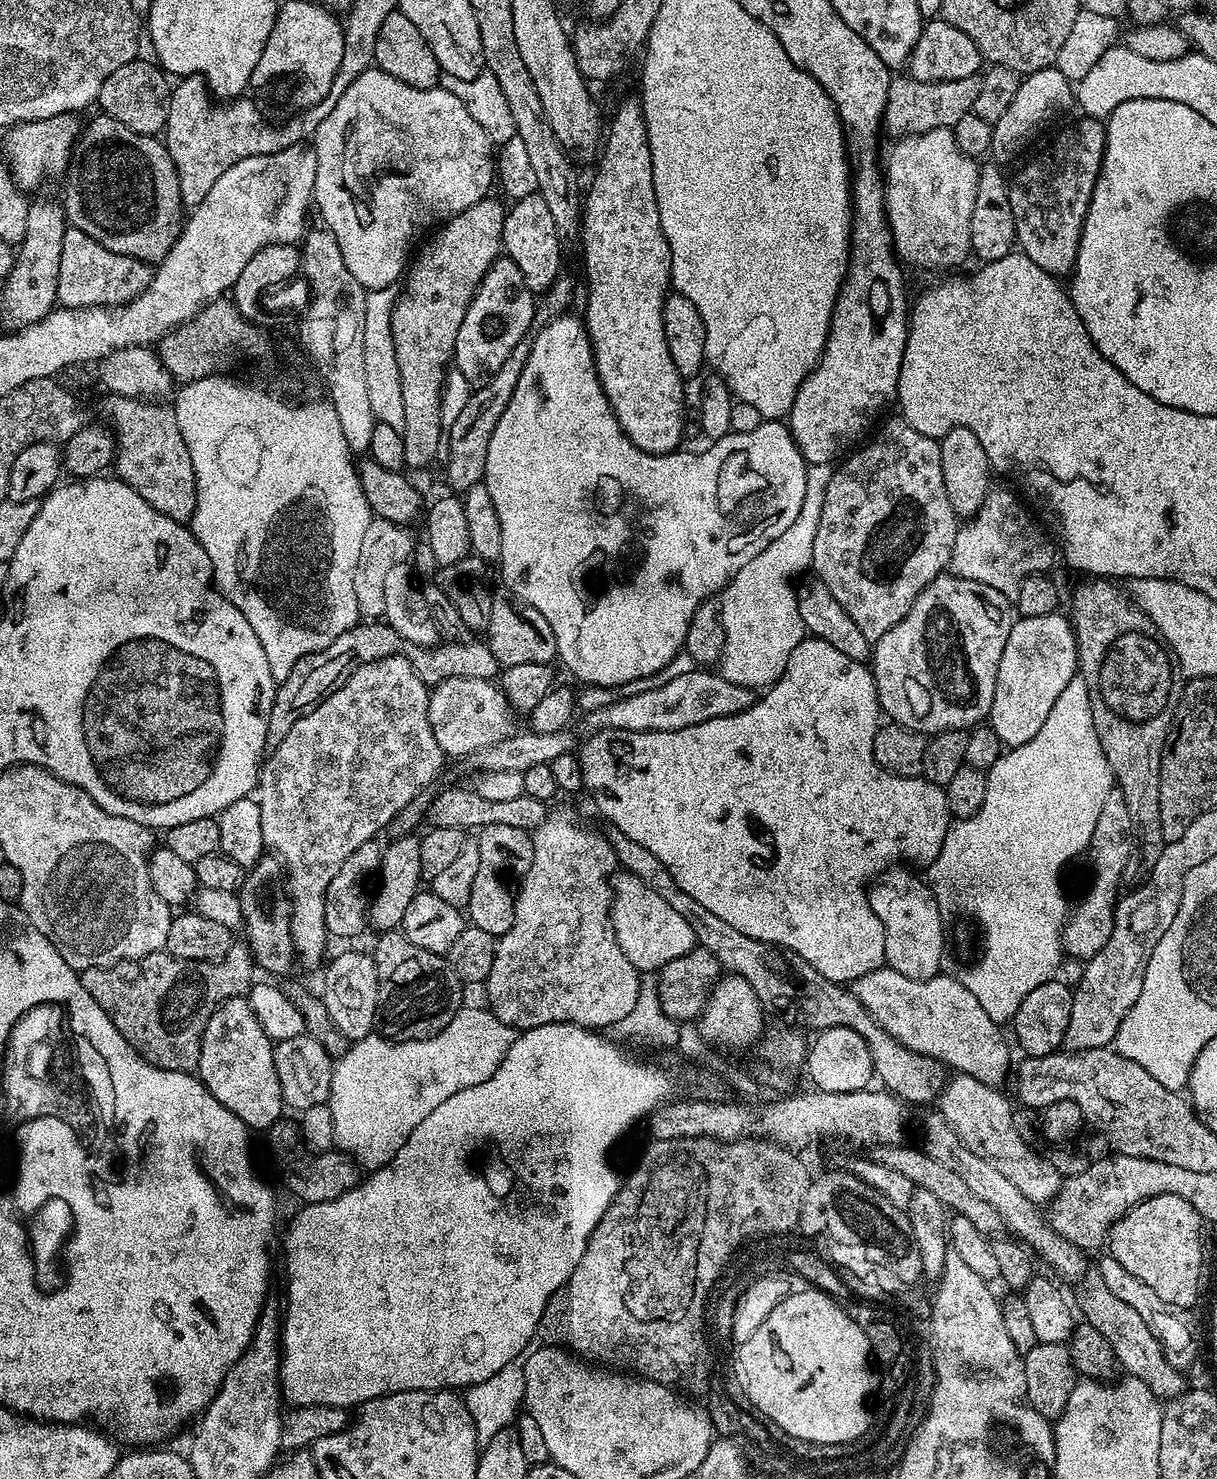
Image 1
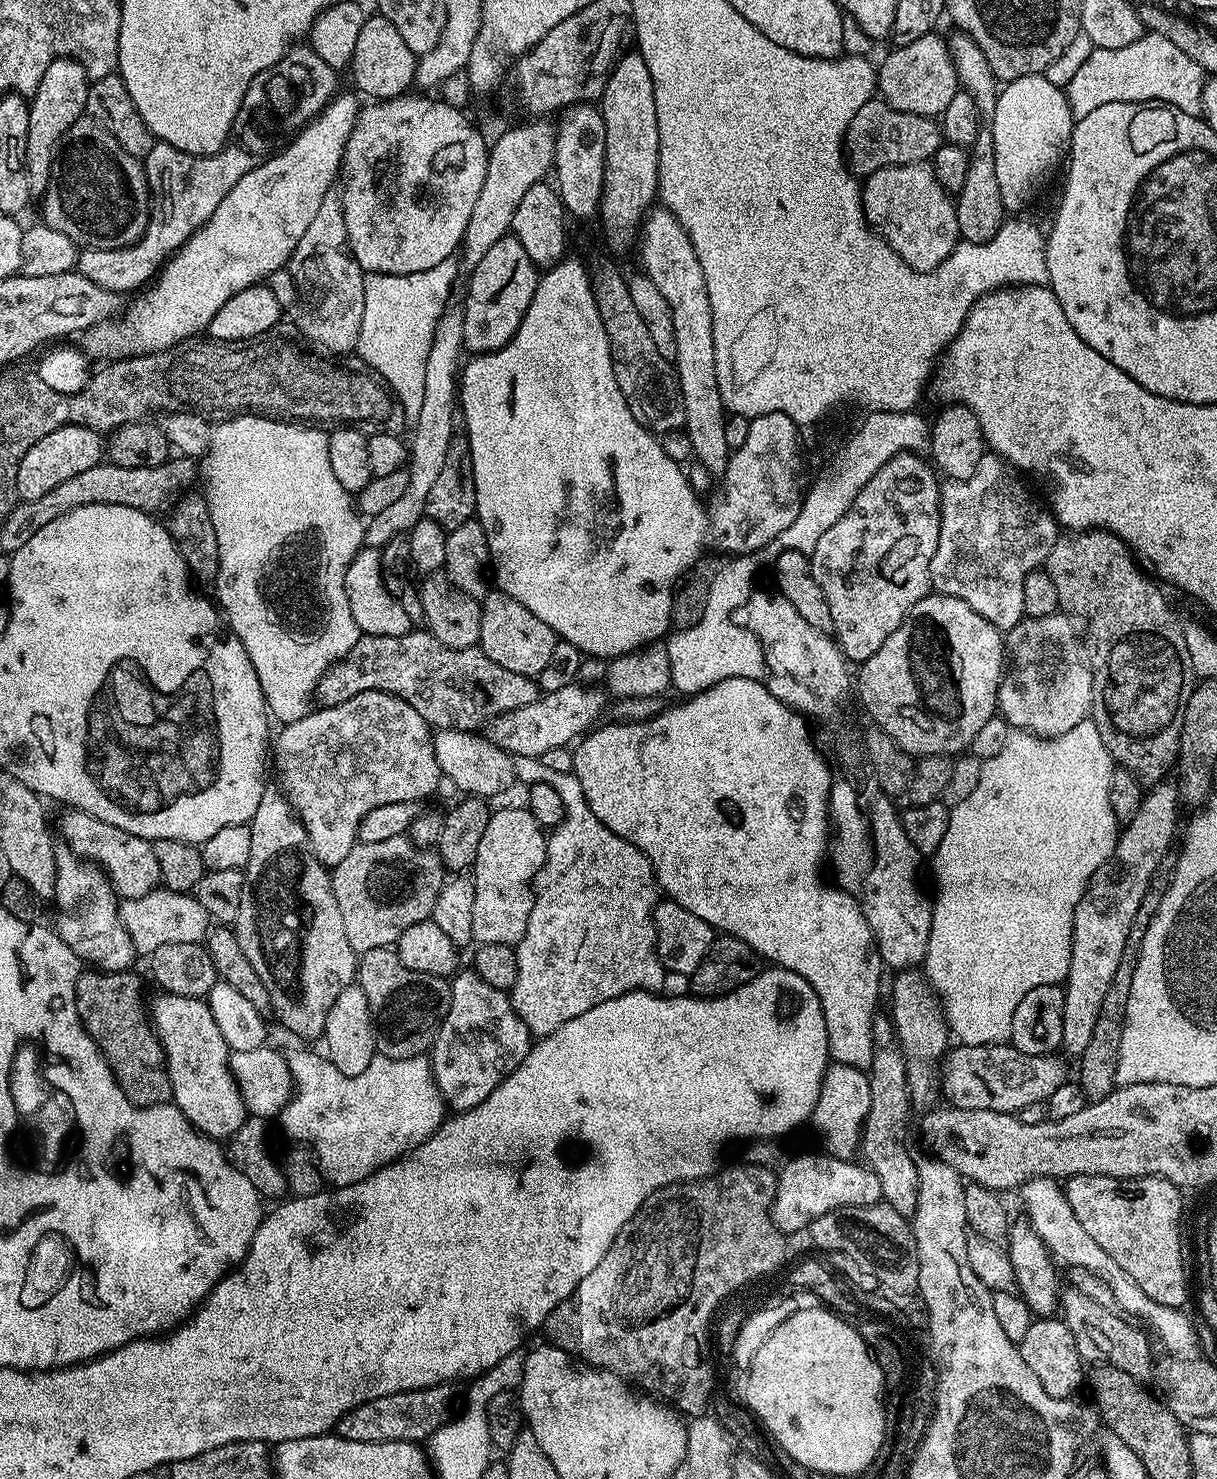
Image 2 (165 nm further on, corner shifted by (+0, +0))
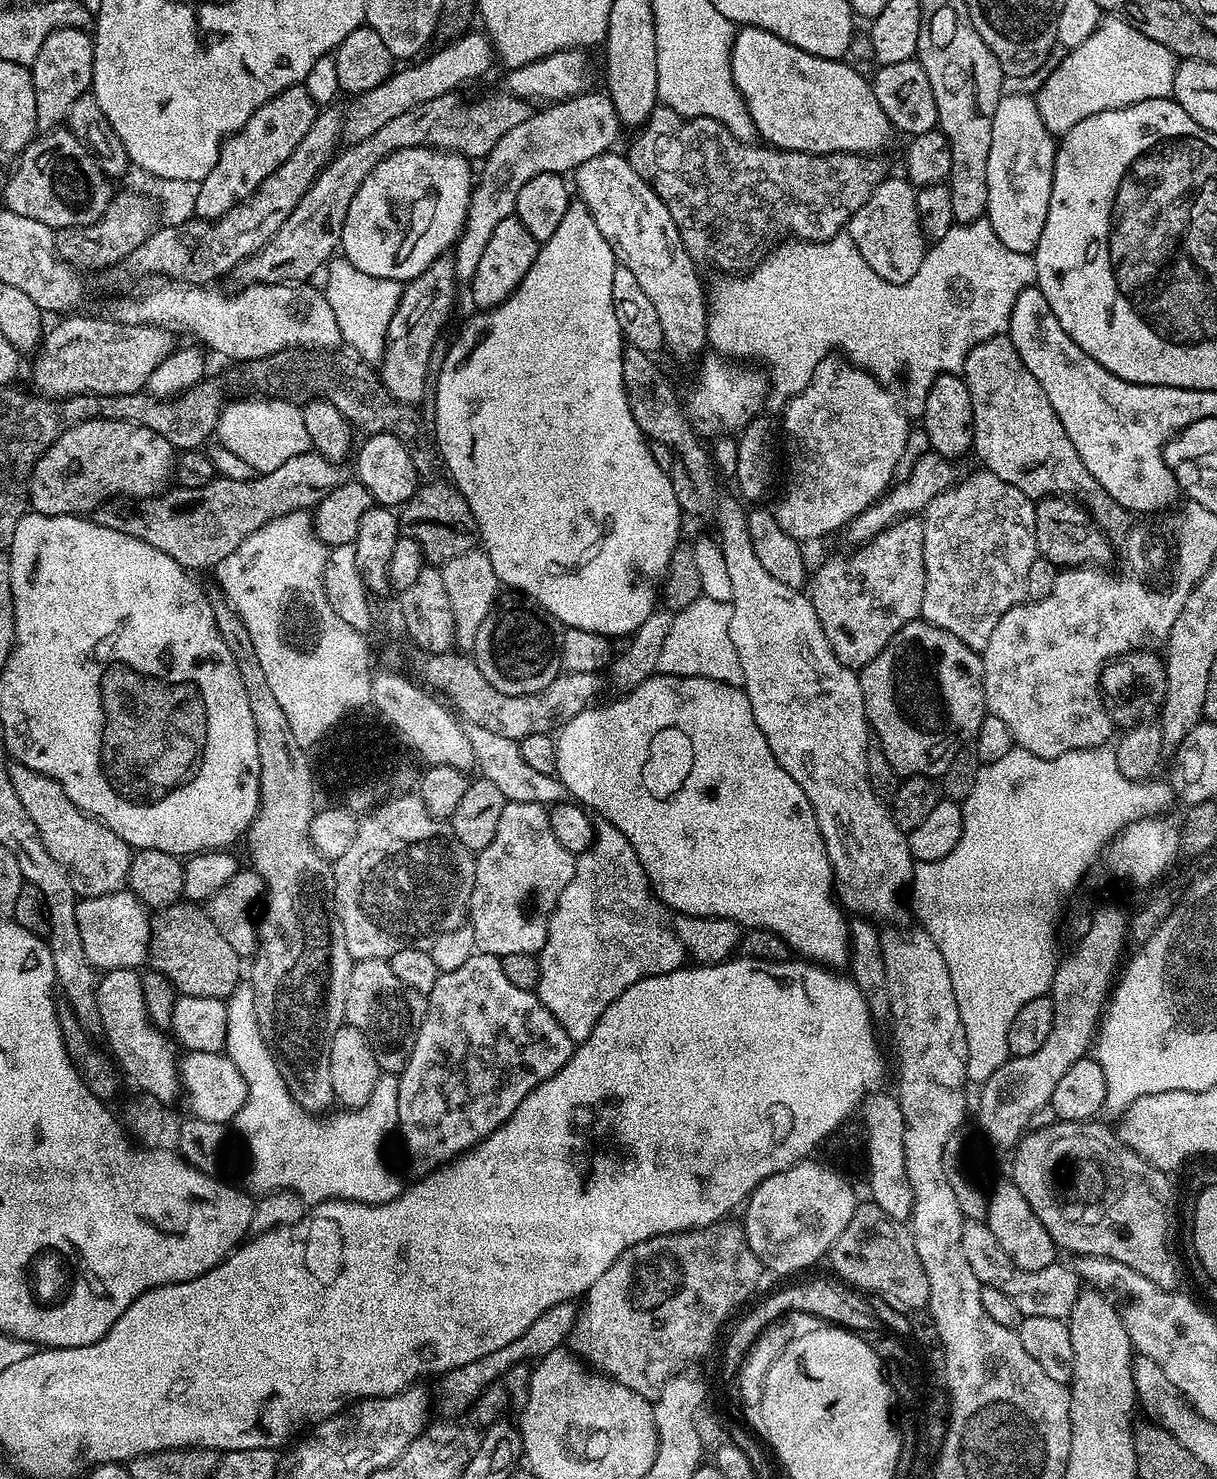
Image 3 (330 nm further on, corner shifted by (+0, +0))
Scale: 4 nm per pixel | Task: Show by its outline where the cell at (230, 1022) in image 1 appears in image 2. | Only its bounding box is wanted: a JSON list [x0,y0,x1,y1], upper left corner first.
[150,994,250,1142]

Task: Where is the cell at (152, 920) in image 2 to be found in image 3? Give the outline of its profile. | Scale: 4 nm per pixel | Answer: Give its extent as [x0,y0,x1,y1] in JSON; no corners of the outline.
[76,889,153,972]

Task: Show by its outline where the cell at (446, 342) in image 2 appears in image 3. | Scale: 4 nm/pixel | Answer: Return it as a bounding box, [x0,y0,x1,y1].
[454,90,622,282]

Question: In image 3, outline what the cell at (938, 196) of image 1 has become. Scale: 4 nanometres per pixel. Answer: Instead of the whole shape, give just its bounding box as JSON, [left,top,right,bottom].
[846,178,926,284]

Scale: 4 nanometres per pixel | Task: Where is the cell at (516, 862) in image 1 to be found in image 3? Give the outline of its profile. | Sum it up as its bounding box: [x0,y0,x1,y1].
[468,799,576,956]

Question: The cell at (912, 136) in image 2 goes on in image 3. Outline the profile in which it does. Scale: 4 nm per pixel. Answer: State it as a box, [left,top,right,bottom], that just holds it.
[626,106,886,274]

